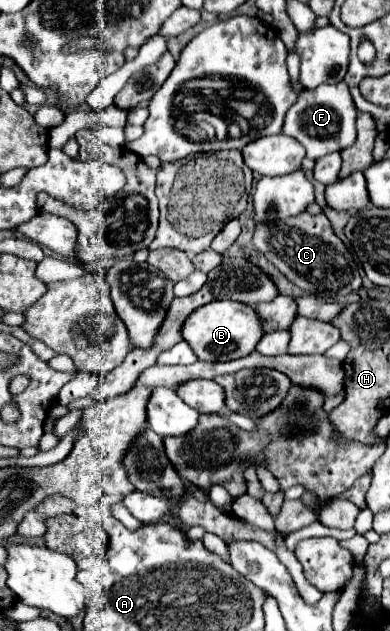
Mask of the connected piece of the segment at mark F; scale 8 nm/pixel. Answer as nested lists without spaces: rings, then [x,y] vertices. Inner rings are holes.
[[[344,81],[334,85],[320,85],[312,91],[304,89],[298,101],[286,113],[282,133],[296,137],[304,145],[306,157],[320,159],[332,151],[342,151],[356,141],[356,113],[356,105]]]

